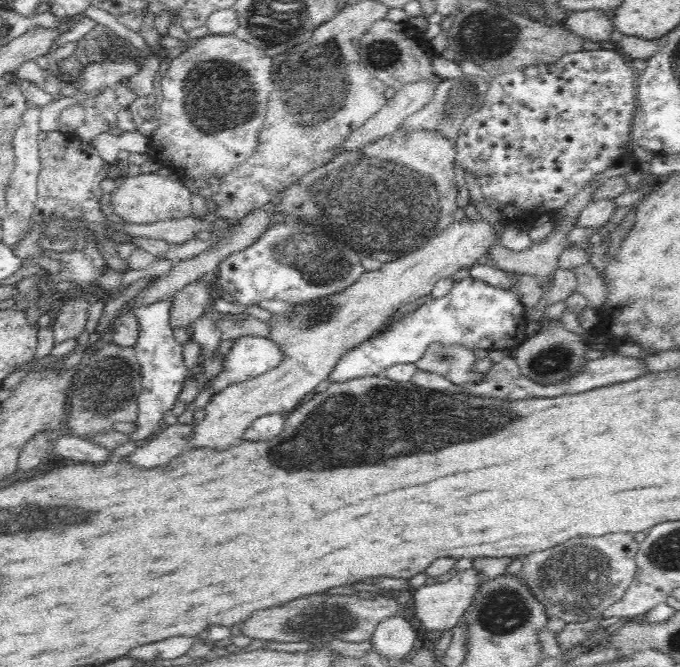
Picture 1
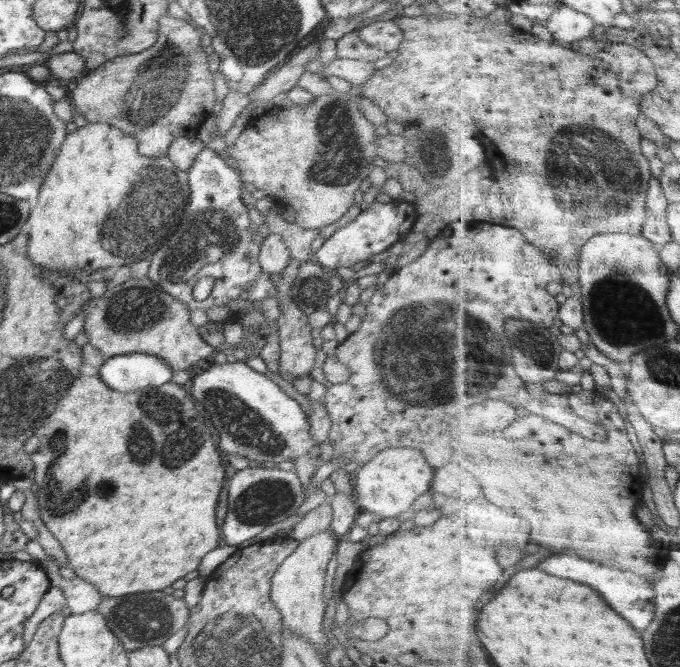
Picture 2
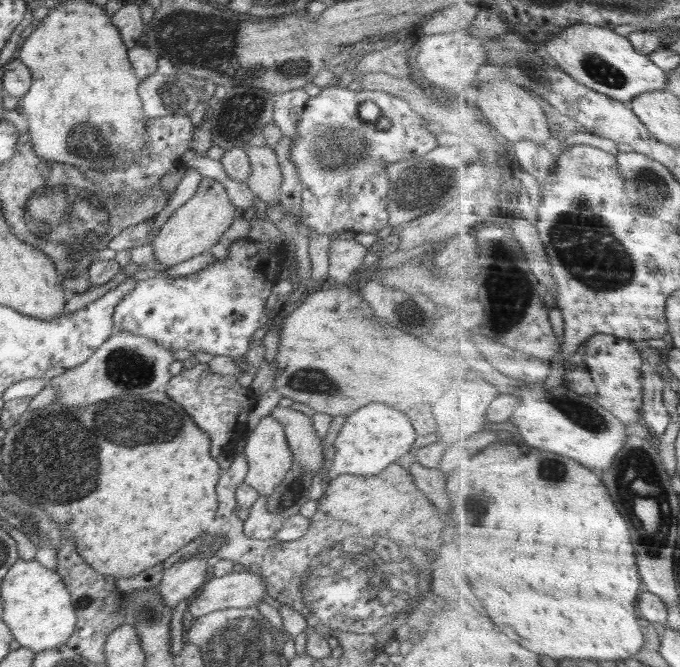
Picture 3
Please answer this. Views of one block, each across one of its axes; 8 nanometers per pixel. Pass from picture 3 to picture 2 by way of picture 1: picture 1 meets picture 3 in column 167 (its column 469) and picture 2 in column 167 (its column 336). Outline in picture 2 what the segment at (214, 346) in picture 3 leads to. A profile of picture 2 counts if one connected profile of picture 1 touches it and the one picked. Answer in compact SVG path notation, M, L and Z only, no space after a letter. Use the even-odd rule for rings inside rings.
M126 353L105 358L99 368L102 380L119 393L134 392L170 382L171 366L150 353Z

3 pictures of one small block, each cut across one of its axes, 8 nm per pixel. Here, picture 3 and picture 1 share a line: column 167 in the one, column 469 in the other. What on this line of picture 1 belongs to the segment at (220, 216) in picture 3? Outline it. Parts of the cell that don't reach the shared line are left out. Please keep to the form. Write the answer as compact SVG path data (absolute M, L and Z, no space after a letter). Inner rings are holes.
M480 215L477 219L470 220L464 216L462 220L452 222L448 228L444 228L438 236L428 240L422 248L408 253L399 260L389 261L383 264L379 270L364 272L362 276L351 287L343 291L331 294L310 303L292 304L292 314L279 313L271 316L267 322L270 325L269 339L279 344L283 352L283 361L252 380L244 380L238 384L230 384L224 390L214 394L210 398L204 419L194 422L194 433L192 440L188 442L189 449L212 448L224 450L230 445L237 443L245 430L258 418L267 415L287 415L312 395L312 392L320 382L328 379L334 370L336 363L344 354L352 348L356 348L361 342L372 336L383 333L389 323L395 318L399 319L407 313L418 309L423 305L421 299L431 294L435 284L442 279L452 277L456 272L468 270L474 266L482 256L486 256L487 250L494 245L496 233L490 224L482 220Z

